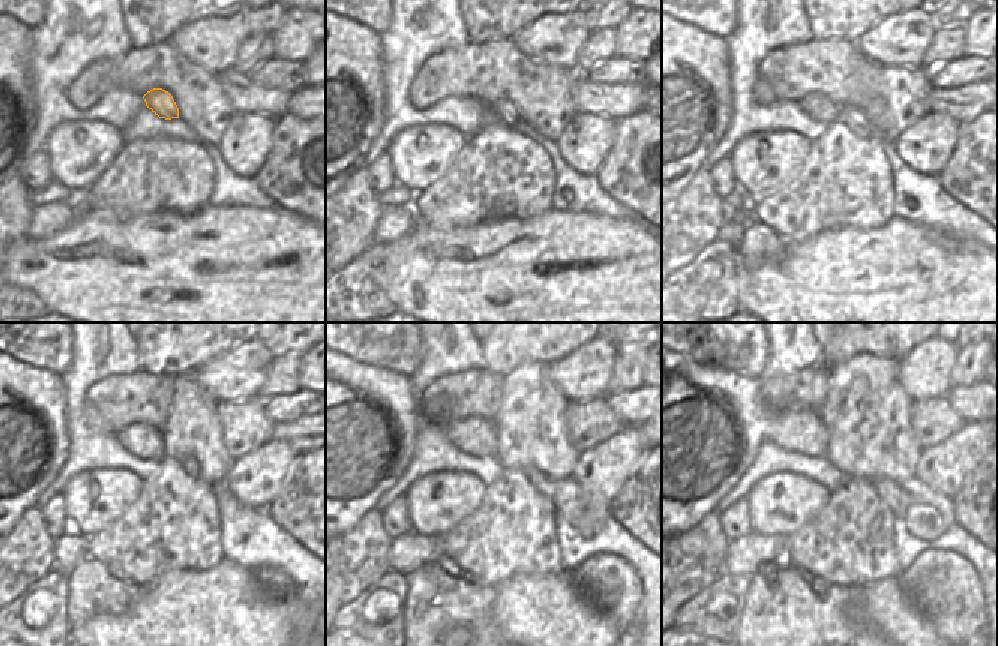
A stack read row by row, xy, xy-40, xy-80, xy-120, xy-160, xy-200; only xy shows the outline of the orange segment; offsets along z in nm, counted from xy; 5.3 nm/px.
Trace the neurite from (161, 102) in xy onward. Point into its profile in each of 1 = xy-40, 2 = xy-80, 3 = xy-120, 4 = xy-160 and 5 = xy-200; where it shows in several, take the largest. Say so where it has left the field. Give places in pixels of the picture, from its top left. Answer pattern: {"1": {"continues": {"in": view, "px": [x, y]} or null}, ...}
{"1": {"continues": {"in": "xy-40", "px": [503, 111]}}, "2": {"continues": {"in": "xy-80", "px": [848, 116]}}, "3": {"continues": {"in": "xy-120", "px": [189, 465]}}, "4": {"continues": {"in": "xy-160", "px": [584, 511]}}, "5": {"continues": {"in": "xy-200", "px": [926, 513]}}}

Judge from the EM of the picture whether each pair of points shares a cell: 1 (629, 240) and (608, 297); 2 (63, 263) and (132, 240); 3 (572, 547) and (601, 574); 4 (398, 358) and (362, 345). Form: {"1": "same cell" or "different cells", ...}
{"1": "same cell", "2": "same cell", "3": "different cells", "4": "same cell"}

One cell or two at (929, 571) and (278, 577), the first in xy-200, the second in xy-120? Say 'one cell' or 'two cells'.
one cell

